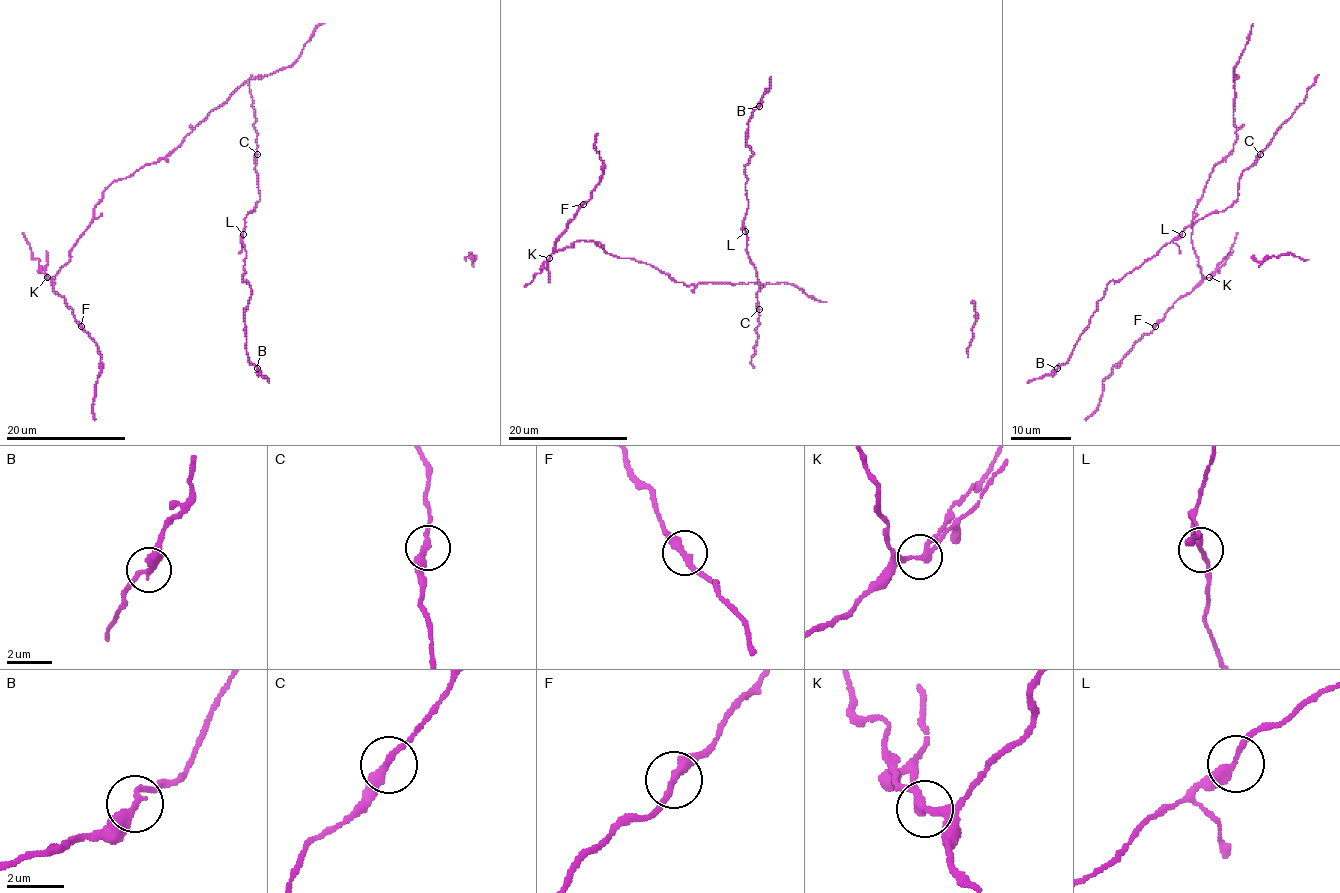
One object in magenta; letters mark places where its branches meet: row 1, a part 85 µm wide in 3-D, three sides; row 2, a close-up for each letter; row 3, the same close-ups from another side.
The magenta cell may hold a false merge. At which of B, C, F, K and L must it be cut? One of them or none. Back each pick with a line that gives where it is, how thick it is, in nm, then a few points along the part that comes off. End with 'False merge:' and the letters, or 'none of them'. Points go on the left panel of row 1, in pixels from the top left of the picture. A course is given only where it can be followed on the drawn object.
K: Place: (47, 277). Thickness 280 nm. Course of the part to remove: (48, 278), (22, 232)
False merge: K

